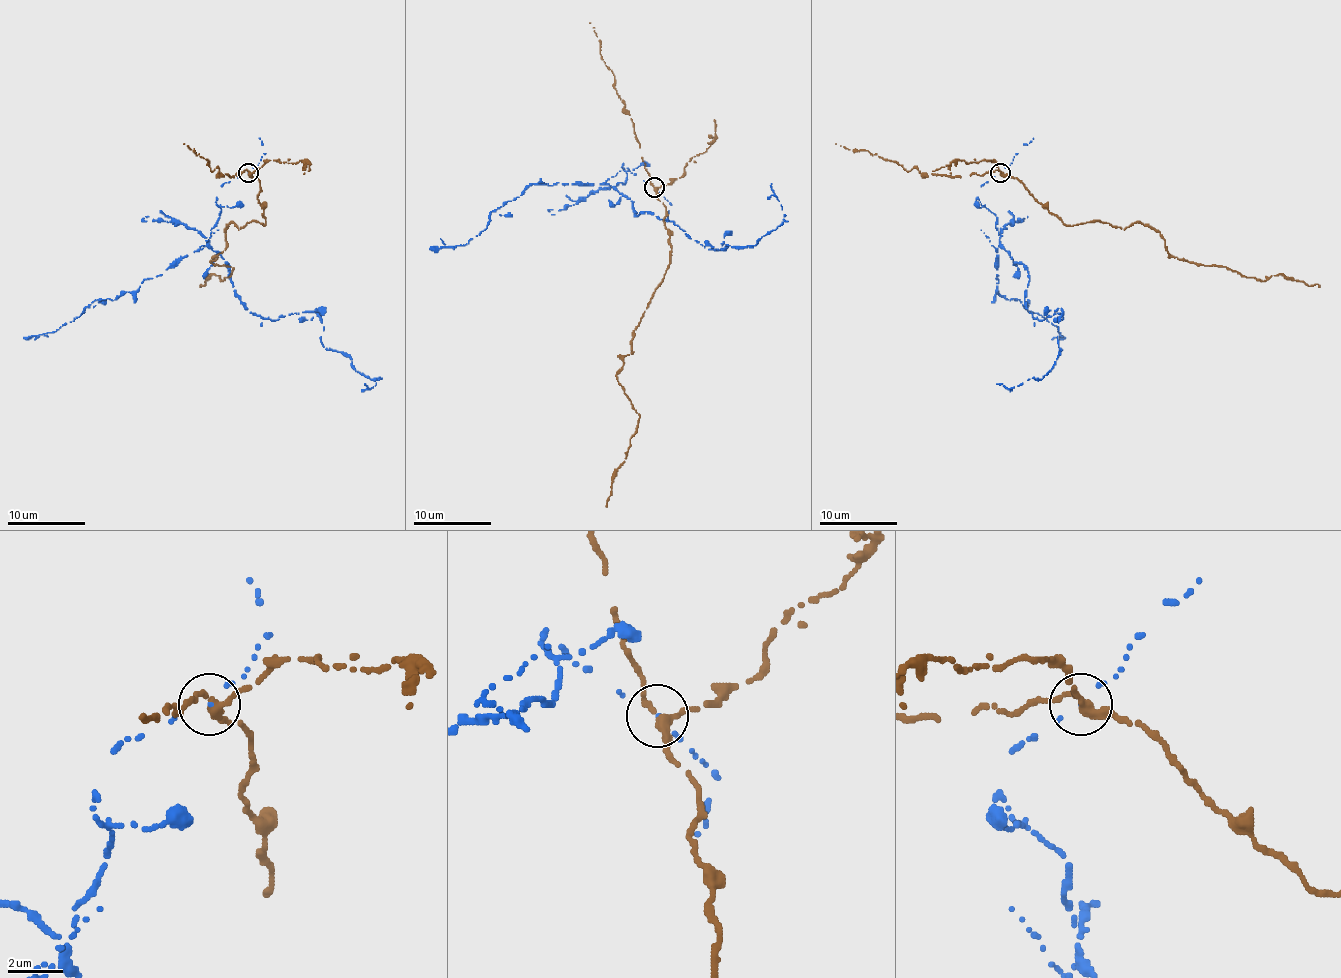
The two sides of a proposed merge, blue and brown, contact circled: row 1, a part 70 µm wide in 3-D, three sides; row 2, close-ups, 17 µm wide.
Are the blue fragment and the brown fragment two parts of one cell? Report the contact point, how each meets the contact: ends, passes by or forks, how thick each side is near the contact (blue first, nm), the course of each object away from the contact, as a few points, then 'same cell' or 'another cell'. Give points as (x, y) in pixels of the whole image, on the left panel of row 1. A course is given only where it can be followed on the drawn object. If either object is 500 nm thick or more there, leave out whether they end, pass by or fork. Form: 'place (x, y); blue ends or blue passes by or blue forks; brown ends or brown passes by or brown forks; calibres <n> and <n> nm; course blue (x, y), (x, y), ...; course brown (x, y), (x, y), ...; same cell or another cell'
place (248, 173); blue ends; brown forks; calibres 70 and 240 nm; course blue (248, 172), (225, 182), (210, 230), (235, 294), (262, 317), (316, 315), (322, 344), (378, 377), (365, 383); course brown (248, 172), (260, 184), (266, 222), (241, 228), (231, 222), (225, 250), (210, 261), (233, 269), (200, 286); another cell

